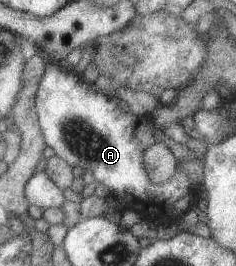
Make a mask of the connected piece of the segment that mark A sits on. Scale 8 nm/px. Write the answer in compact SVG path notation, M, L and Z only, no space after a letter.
M48 56L47 59L47 68L38 92L37 110L47 145L51 146L56 155L73 164L76 163L84 170L92 170L97 181L109 189L110 195L120 202L121 207L139 213L141 219L148 221L150 225L166 224L167 219L170 219L170 222L173 221L169 217L170 212L182 216L190 207L195 207L198 197L195 195L192 185L188 183L185 174L175 172L163 184L156 184L147 177L146 169L144 169L144 152L148 146L158 142L152 136L152 126L154 125L150 117L138 117L130 111L120 111L116 95L108 96L102 91L98 91L93 85L86 83L82 74L78 75L78 73L70 71L60 63L60 60L52 60Z

